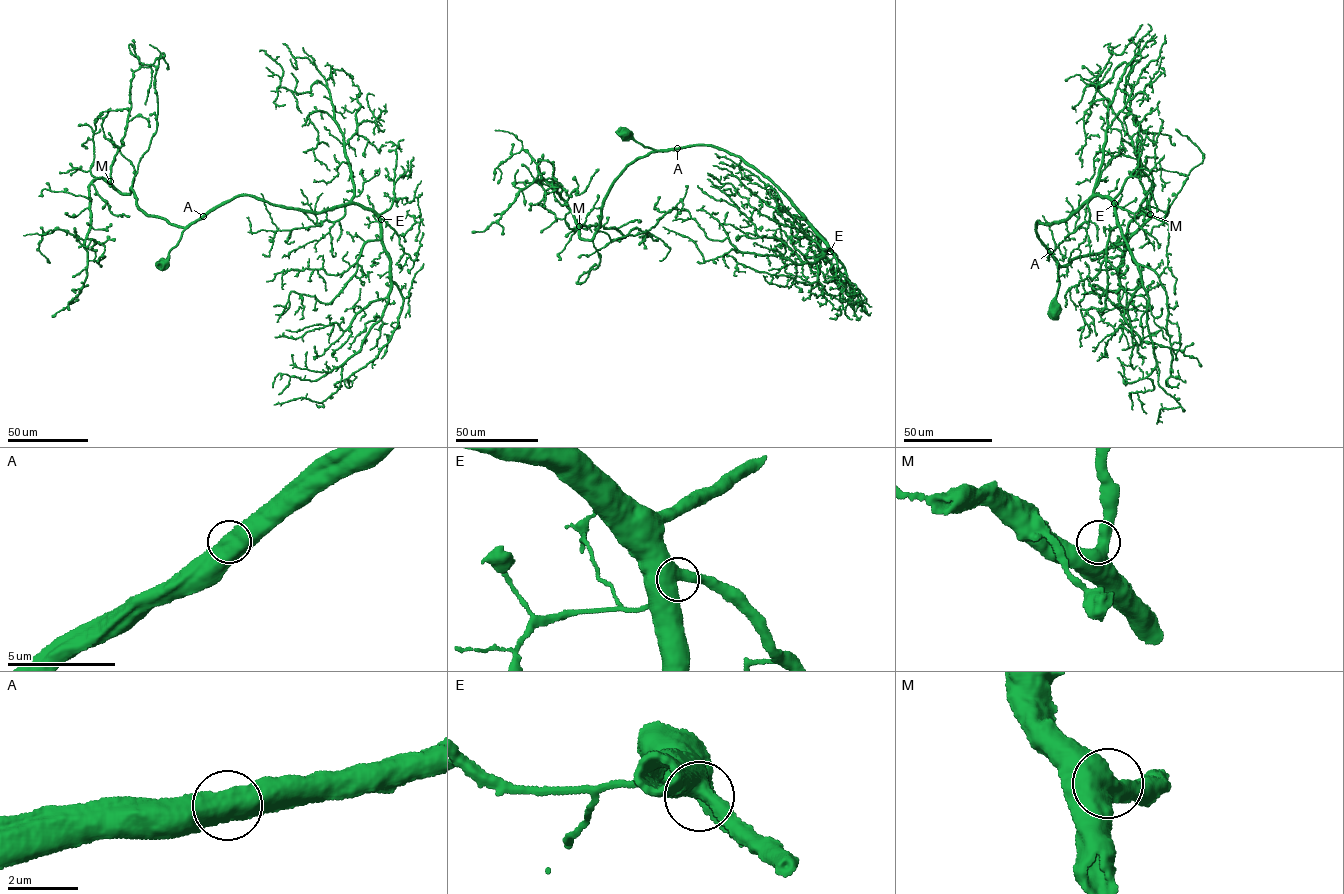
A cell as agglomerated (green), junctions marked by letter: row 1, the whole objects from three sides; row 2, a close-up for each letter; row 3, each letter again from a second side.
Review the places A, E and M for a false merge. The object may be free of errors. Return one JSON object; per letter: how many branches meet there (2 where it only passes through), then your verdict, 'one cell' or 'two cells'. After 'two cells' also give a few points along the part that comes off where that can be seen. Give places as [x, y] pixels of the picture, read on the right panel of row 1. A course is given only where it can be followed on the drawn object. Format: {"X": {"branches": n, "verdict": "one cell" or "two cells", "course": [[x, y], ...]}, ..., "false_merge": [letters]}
{"A": {"branches": 2, "verdict": "one cell"}, "E": {"branches": 2, "verdict": "one cell"}, "M": {"branches": 2, "verdict": "one cell"}, "false_merge": []}

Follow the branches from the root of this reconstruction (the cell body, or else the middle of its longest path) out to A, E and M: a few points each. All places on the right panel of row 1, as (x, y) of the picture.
A: (1051, 311), (1059, 282), (1057, 264), (1050, 251)
E: (1051, 311), (1059, 285), (1058, 267), (1037, 236), (1036, 222), (1044, 224), (1070, 218), (1099, 195), (1114, 203)
M: (1051, 311), (1059, 285), (1059, 268), (1119, 244), (1152, 217), (1164, 222), (1150, 214)

